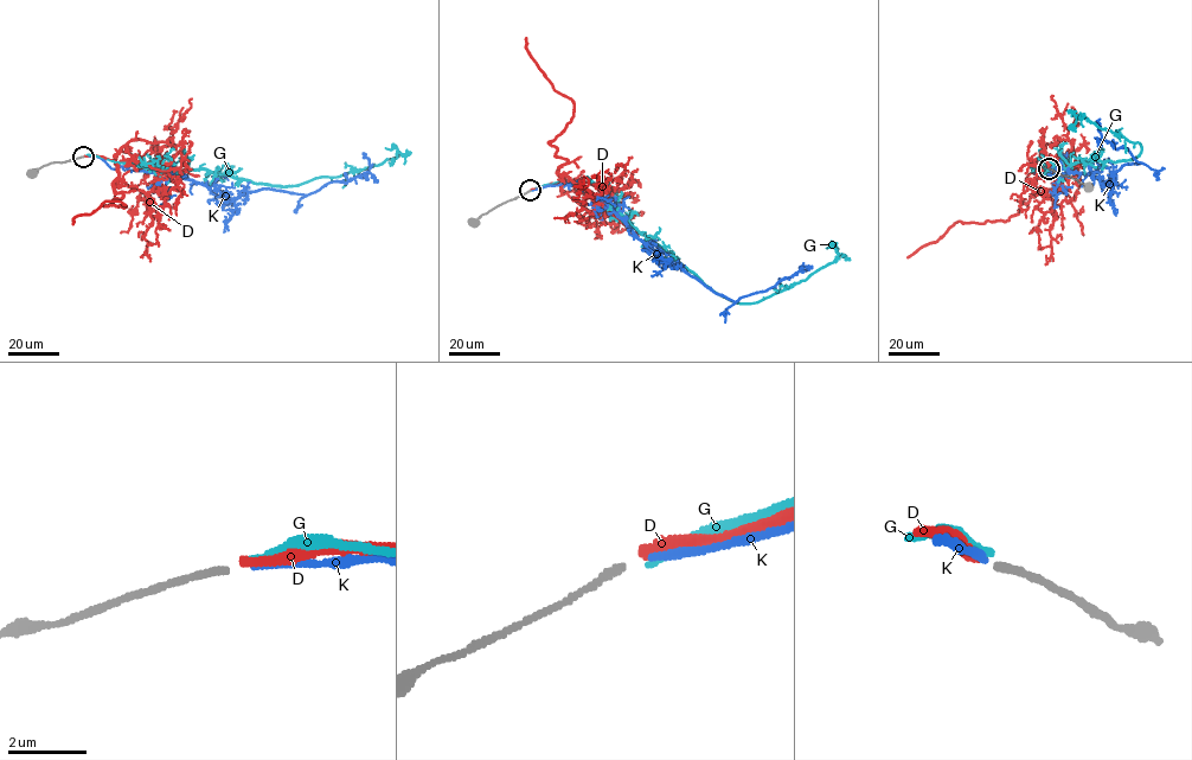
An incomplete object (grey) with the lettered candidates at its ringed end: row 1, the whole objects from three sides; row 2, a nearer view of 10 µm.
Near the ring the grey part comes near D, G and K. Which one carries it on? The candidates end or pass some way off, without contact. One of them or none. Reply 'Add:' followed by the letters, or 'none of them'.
Add: K

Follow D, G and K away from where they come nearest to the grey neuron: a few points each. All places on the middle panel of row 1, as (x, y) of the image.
D: (531, 190), (564, 180), (558, 170), (566, 159), (550, 144), (571, 121), (574, 102), (553, 88), (525, 37)
G: (531, 191), (575, 181), (736, 302), (756, 302), (805, 281), (834, 260), (837, 248), (826, 248)
K: (532, 190), (570, 181), (611, 211), (664, 263), (681, 268), (735, 301), (767, 291), (806, 269), (800, 270)

